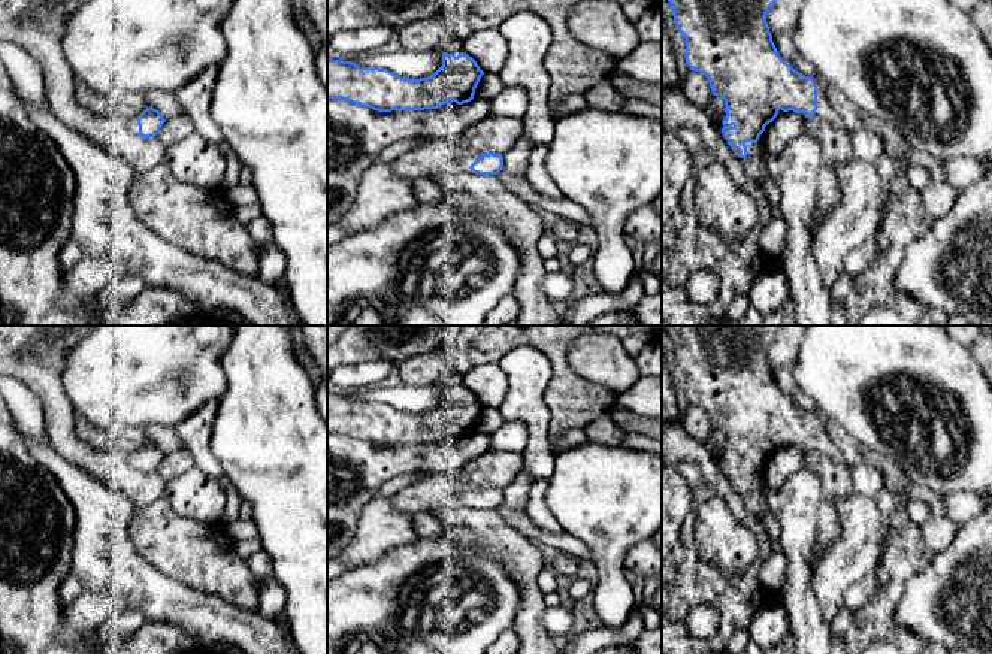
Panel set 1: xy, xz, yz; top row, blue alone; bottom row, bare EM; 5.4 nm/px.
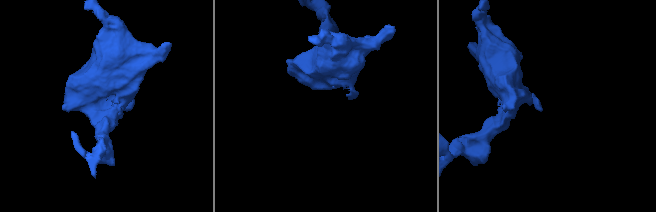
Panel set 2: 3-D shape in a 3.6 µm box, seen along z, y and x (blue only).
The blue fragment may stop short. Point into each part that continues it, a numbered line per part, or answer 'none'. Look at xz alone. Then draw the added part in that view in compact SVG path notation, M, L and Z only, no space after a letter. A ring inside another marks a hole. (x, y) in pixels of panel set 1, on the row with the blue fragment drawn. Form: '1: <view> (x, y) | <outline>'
none

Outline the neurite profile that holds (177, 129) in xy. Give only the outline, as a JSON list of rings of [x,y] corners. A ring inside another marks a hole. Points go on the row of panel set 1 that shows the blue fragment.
[[[181,113],[163,124],[155,139],[167,148],[194,131],[194,124],[191,118],[185,113]]]

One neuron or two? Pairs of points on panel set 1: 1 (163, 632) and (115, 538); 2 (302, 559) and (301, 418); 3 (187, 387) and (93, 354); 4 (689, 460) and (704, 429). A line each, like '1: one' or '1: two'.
1: two
2: one
3: one
4: two

